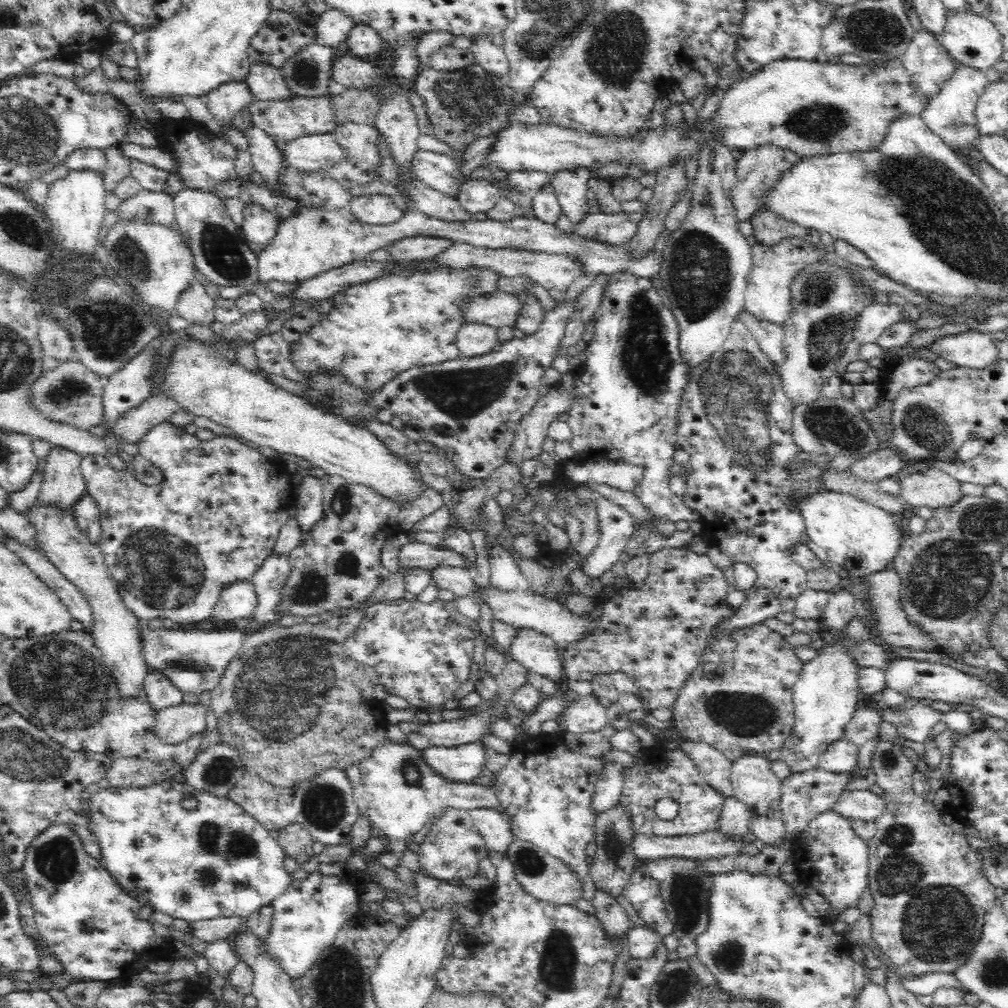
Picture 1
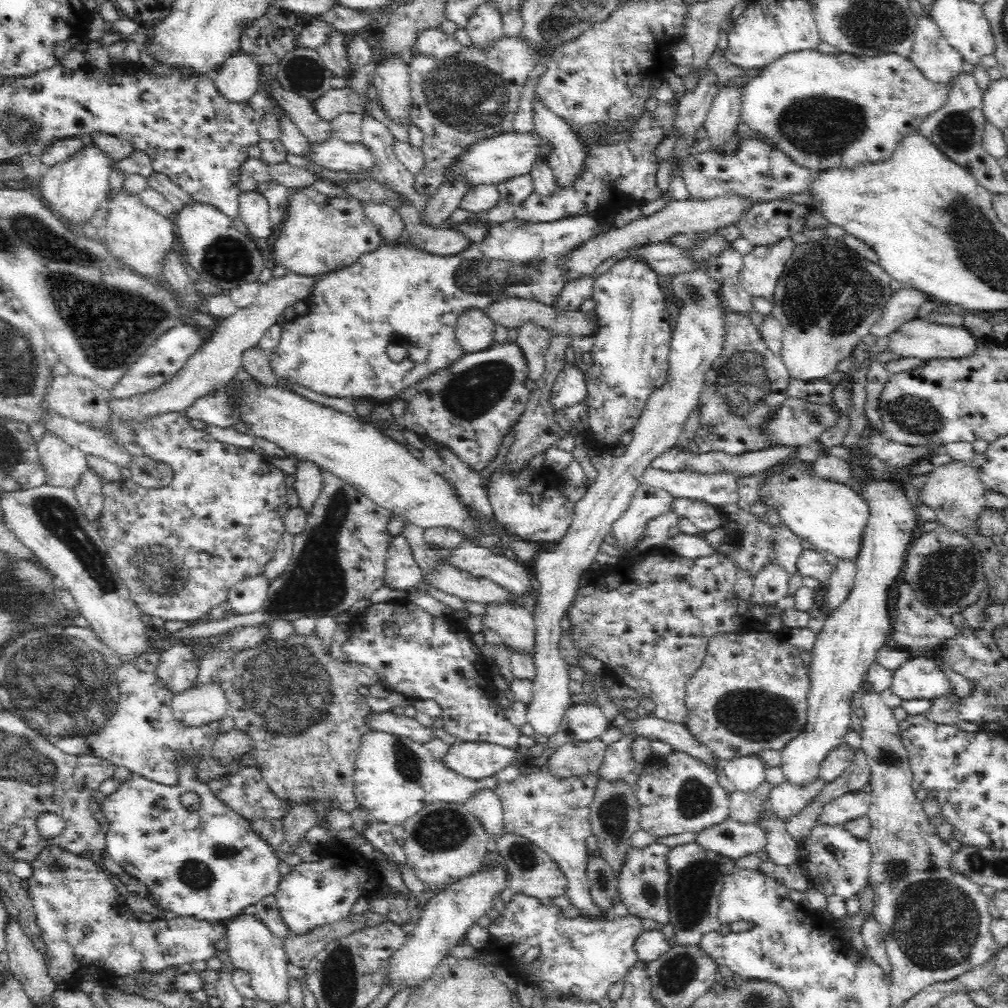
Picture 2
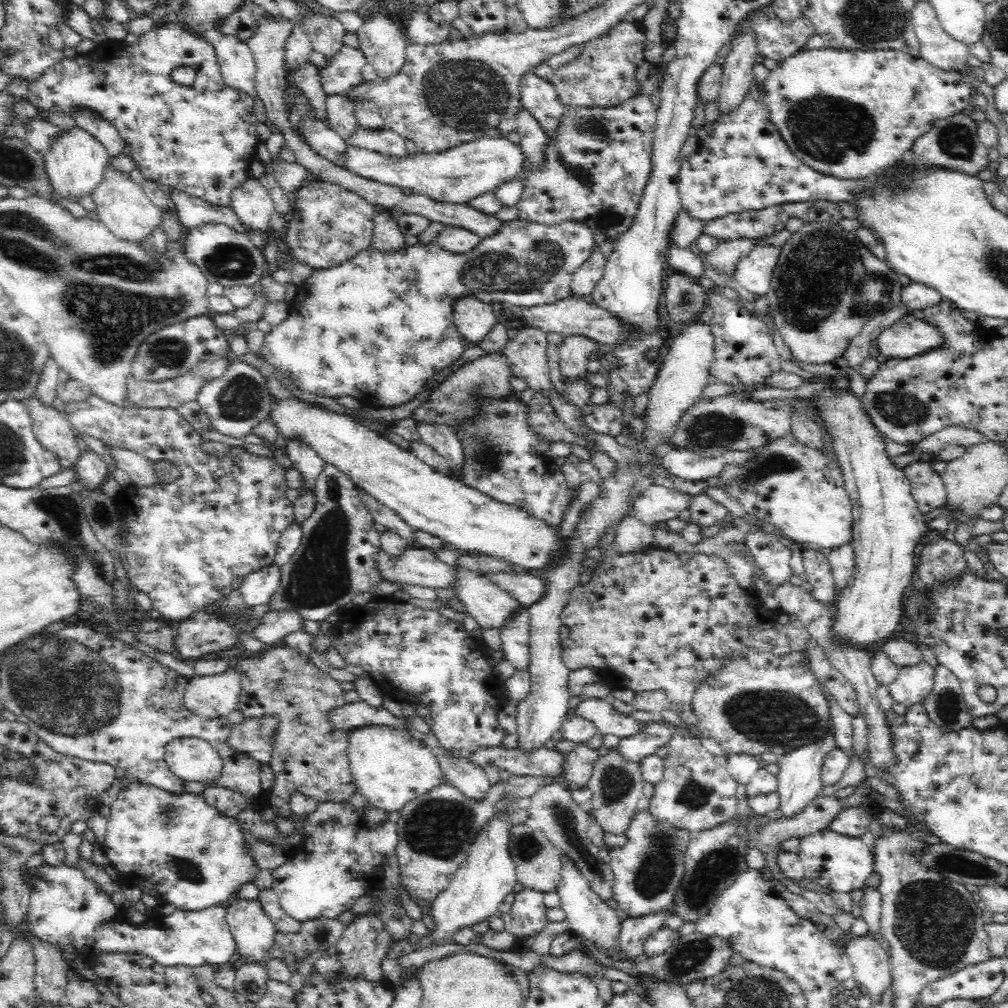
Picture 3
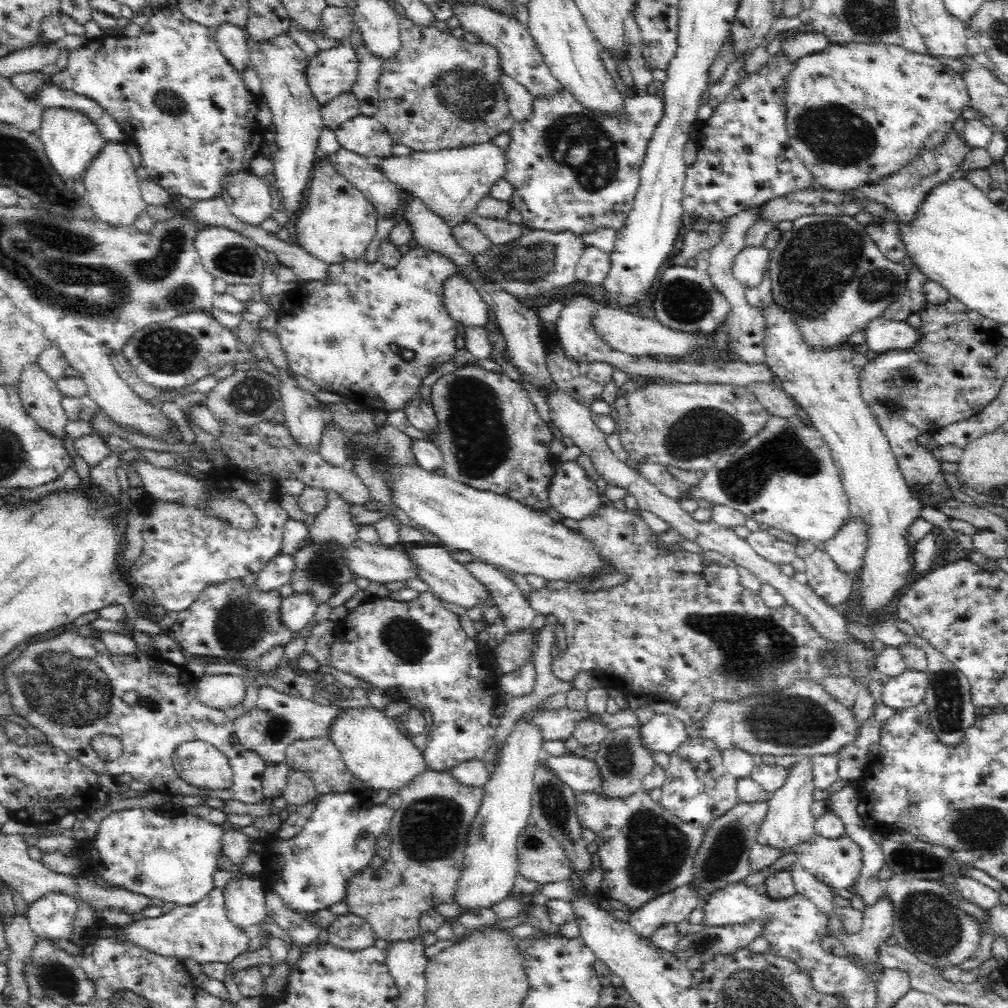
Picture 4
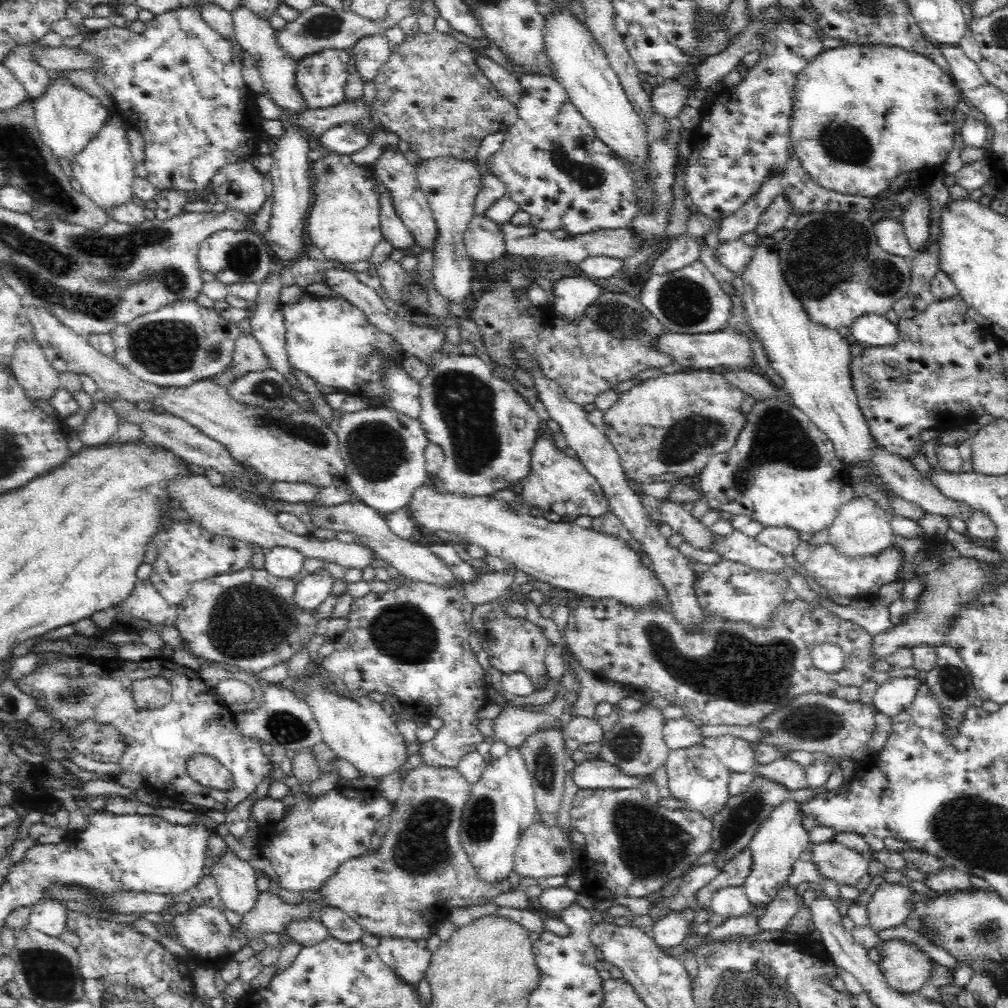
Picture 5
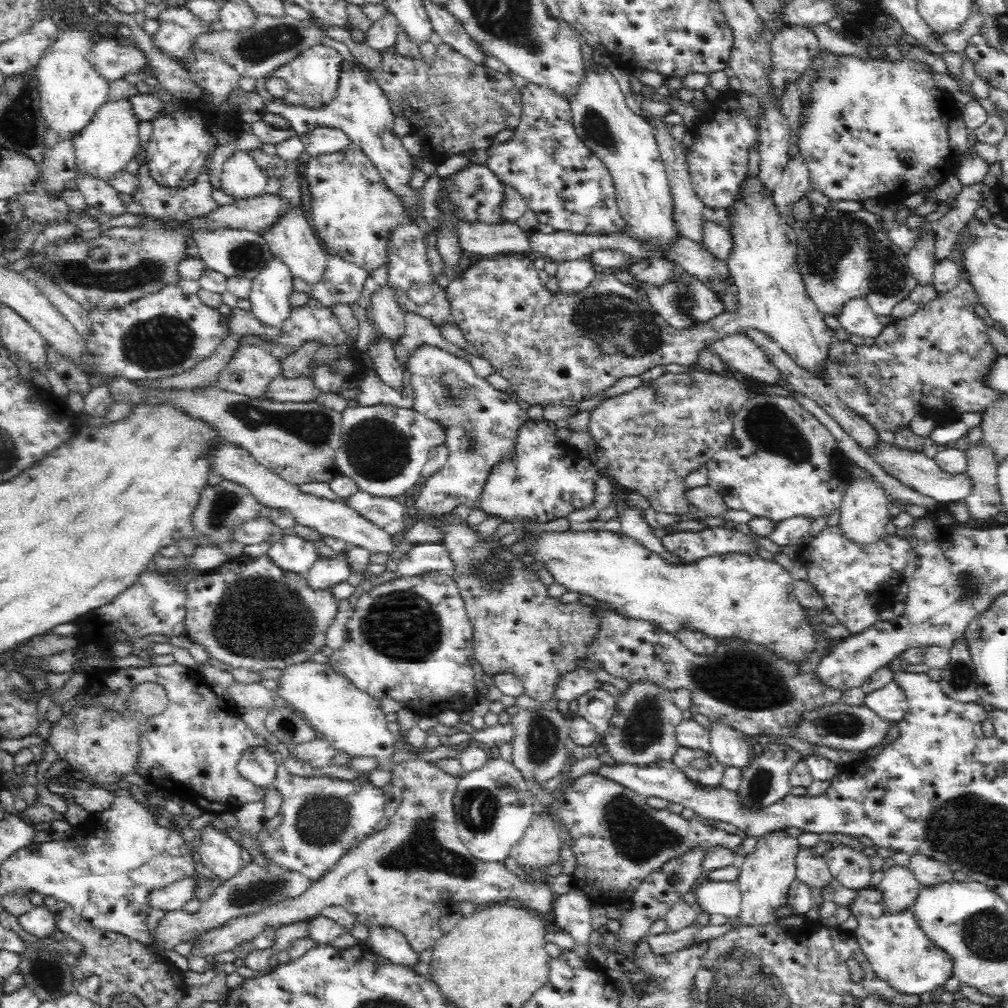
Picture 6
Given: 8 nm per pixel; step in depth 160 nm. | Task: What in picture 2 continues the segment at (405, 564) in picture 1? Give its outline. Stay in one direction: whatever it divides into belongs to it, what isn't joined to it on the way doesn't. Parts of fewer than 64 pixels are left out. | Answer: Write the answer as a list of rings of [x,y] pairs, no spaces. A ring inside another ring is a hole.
[[[465,539],[450,556],[442,560],[458,570],[464,570],[474,576],[490,579],[498,585],[512,589],[514,593],[528,595],[533,579],[526,569],[509,553],[495,555]]]

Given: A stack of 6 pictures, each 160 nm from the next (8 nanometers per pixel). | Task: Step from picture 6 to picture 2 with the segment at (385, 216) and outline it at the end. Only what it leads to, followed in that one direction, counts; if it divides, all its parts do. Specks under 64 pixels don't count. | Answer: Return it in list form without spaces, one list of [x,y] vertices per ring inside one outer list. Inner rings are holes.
[[[312,186],[304,187],[289,198],[270,264],[302,276],[320,275],[352,266],[358,258],[382,245],[380,231],[368,220],[358,200],[330,197]]]

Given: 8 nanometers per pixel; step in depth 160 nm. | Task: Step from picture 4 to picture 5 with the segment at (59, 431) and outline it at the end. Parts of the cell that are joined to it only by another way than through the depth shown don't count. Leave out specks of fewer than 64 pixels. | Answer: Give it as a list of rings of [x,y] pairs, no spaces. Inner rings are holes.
[[[35,341],[20,342],[12,354],[11,371],[30,402],[51,402],[61,388],[59,373],[46,360]]]

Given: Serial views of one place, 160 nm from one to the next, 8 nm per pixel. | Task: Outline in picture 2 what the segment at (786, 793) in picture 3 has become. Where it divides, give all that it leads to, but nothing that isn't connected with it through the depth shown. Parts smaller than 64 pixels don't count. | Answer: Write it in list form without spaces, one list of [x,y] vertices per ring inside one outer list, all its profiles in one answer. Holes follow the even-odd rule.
[[[866,473],[861,478],[860,494],[870,505],[870,520],[865,529],[865,544],[856,560],[854,586],[846,602],[836,612],[828,614],[822,630],[816,635],[810,651],[812,660],[807,667],[810,686],[805,694],[806,718],[802,730],[781,750],[783,776],[794,784],[818,777],[826,755],[851,731],[852,698],[865,687],[875,652],[889,643],[888,589],[900,579],[905,550],[917,537],[916,506],[906,497],[902,485]]]

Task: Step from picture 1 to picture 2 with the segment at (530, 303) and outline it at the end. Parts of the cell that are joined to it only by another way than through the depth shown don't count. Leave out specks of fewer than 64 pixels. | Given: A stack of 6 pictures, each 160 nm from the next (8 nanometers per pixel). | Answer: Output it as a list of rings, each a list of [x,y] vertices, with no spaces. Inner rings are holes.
[[[525,322],[517,330],[516,342],[522,347],[528,361],[528,378],[536,382],[544,374],[545,354],[553,334],[546,327],[531,322]]]

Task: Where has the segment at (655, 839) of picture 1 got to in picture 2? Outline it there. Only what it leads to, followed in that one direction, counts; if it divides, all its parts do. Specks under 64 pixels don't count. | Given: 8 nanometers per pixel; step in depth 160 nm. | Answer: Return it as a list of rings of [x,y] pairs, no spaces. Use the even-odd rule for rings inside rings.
[[[728,818],[720,824],[698,831],[693,843],[706,852],[734,861],[765,848],[763,832],[756,822],[740,824]]]

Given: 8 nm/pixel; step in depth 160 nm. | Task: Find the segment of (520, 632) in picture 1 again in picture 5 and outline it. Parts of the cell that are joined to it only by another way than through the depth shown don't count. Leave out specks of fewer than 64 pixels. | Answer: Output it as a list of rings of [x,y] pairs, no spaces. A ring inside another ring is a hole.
[[[354,500],[338,504],[334,508],[313,508],[310,505],[312,522],[318,528],[327,528],[334,532],[351,533],[356,540],[368,547],[372,547],[383,560],[390,563],[400,575],[406,576],[410,582],[425,582],[433,584],[444,590],[452,590],[456,586],[463,586],[463,582],[454,575],[454,571],[444,563],[442,557],[438,557],[432,547],[414,544],[412,540],[403,540],[395,536],[388,527],[387,520],[380,513],[361,501]]]

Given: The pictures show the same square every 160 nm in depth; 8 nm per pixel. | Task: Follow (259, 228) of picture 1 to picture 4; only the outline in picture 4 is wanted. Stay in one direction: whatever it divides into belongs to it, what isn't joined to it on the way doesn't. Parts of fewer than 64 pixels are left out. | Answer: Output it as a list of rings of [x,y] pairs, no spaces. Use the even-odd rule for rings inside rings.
[[[238,172],[222,180],[222,200],[236,218],[260,226],[272,214],[272,194],[262,177]]]

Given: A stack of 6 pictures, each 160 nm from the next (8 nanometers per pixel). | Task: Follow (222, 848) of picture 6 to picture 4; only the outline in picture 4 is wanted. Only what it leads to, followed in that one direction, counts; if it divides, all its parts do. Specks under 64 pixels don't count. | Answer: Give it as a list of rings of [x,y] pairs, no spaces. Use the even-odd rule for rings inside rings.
[[[252,876],[234,878],[224,888],[225,912],[228,921],[245,932],[256,924],[268,921],[263,879]]]

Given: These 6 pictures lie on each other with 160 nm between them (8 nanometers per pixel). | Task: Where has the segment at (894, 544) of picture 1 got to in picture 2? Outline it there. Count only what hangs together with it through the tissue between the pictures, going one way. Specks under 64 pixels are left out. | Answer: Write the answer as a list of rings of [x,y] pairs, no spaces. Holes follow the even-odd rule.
[[[797,462],[790,466],[778,466],[778,468],[770,468],[767,471],[766,480],[758,494],[758,500],[763,498],[767,507],[772,505],[780,511],[780,518],[785,524],[804,542],[812,545],[816,550],[824,550],[830,552],[834,558],[838,560],[847,560],[856,565],[856,560],[860,556],[865,544],[865,529],[870,520],[870,505],[866,503],[866,499],[852,488],[836,484],[835,482],[826,482],[820,480],[814,475],[813,464],[808,462]]]

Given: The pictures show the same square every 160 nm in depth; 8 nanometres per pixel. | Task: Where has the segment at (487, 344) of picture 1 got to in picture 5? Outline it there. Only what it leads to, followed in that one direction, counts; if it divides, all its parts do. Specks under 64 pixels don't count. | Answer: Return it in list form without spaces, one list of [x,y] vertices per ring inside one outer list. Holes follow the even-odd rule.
[[[444,155],[422,159],[413,165],[415,181],[426,196],[436,225],[438,225],[438,246],[434,248],[432,266],[432,284],[436,292],[454,306],[468,308],[472,302],[472,259],[463,245],[463,234],[469,222],[476,215],[474,204],[482,189],[482,178],[489,173],[488,167],[480,166],[478,159],[456,158]]]

